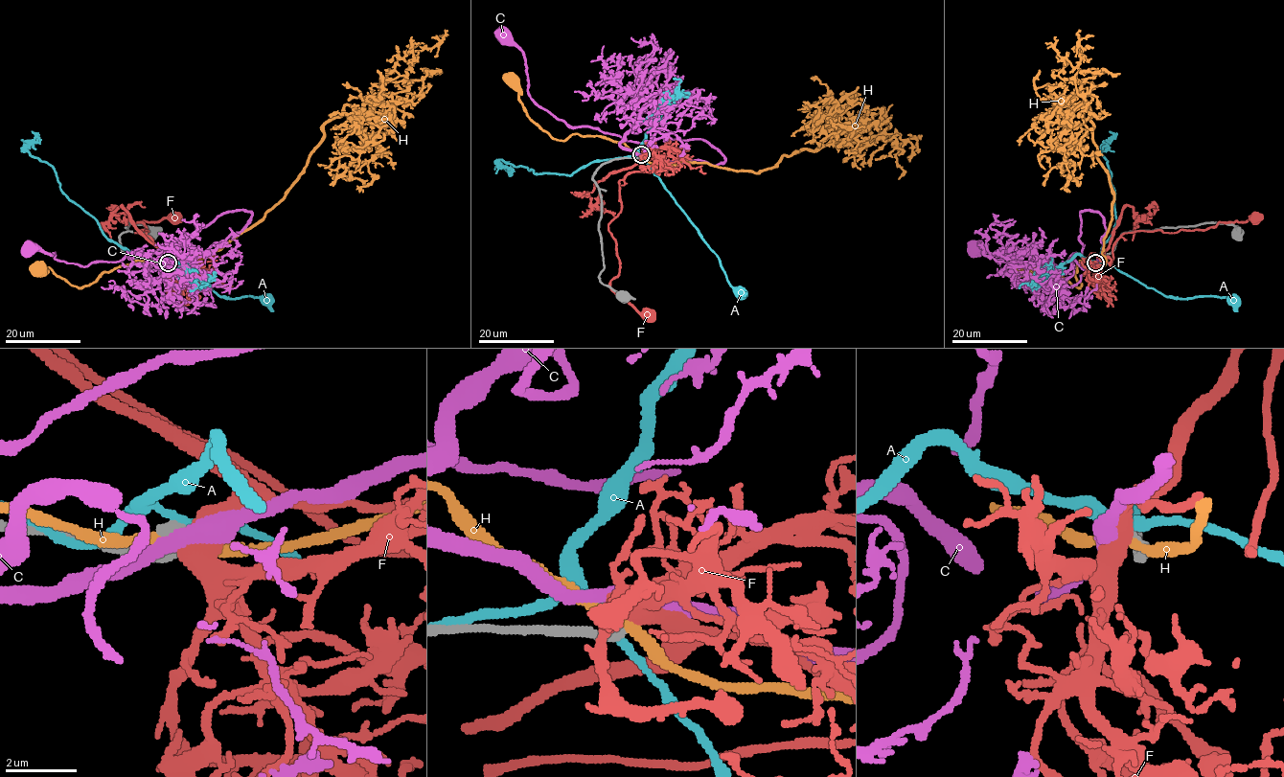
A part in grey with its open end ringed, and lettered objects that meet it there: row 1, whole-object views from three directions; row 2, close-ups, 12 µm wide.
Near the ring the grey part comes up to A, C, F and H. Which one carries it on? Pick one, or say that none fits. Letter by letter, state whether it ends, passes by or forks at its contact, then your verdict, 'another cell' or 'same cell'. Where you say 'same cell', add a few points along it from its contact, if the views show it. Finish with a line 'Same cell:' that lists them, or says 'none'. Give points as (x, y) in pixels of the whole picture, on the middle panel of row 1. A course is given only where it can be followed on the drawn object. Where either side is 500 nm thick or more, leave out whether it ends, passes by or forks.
A: it passes by; another cell
C: it passes by; another cell
F: another cell
H: it passes by; another cell
Same cell: none

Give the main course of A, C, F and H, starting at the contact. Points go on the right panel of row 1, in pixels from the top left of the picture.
A: (1098, 262), (1108, 262), (1171, 298), (1231, 299)
C: (1095, 262), (1106, 228), (1089, 211), (1080, 212), (1082, 253), (1060, 265), (971, 249)
F: (1097, 262), (1108, 258), (1111, 264), (1112, 245), (1122, 235), (1206, 229), (1255, 217)
H: (1097, 263), (1082, 261), (1077, 264), (1075, 278), (1081, 284), (1079, 287), (1046, 267), (1020, 266), (1020, 269)

